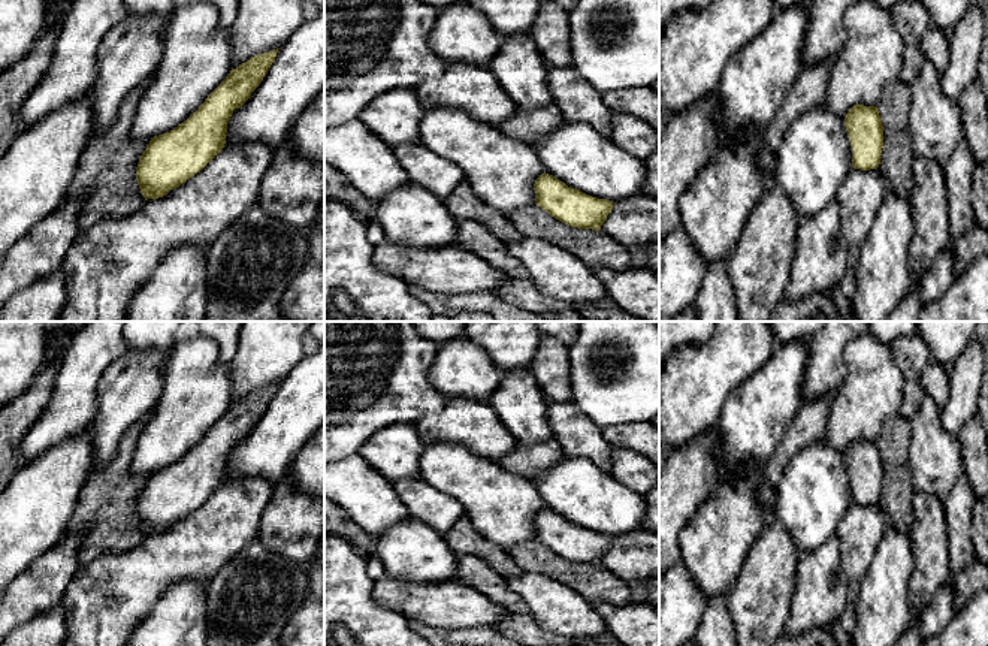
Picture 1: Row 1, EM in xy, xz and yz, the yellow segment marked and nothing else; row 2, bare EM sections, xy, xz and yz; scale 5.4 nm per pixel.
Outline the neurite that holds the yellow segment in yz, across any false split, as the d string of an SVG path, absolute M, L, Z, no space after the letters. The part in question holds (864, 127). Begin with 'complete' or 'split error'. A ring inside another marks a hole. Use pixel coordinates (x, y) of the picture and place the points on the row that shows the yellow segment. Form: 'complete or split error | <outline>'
complete | M855 105L845 115L852 147L852 167L877 169L883 148L883 126L876 106Z

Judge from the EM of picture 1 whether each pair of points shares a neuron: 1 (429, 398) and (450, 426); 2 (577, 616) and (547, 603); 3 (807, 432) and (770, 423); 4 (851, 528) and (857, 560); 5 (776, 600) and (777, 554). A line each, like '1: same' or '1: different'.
1: different
2: same
3: different
4: same
5: same

